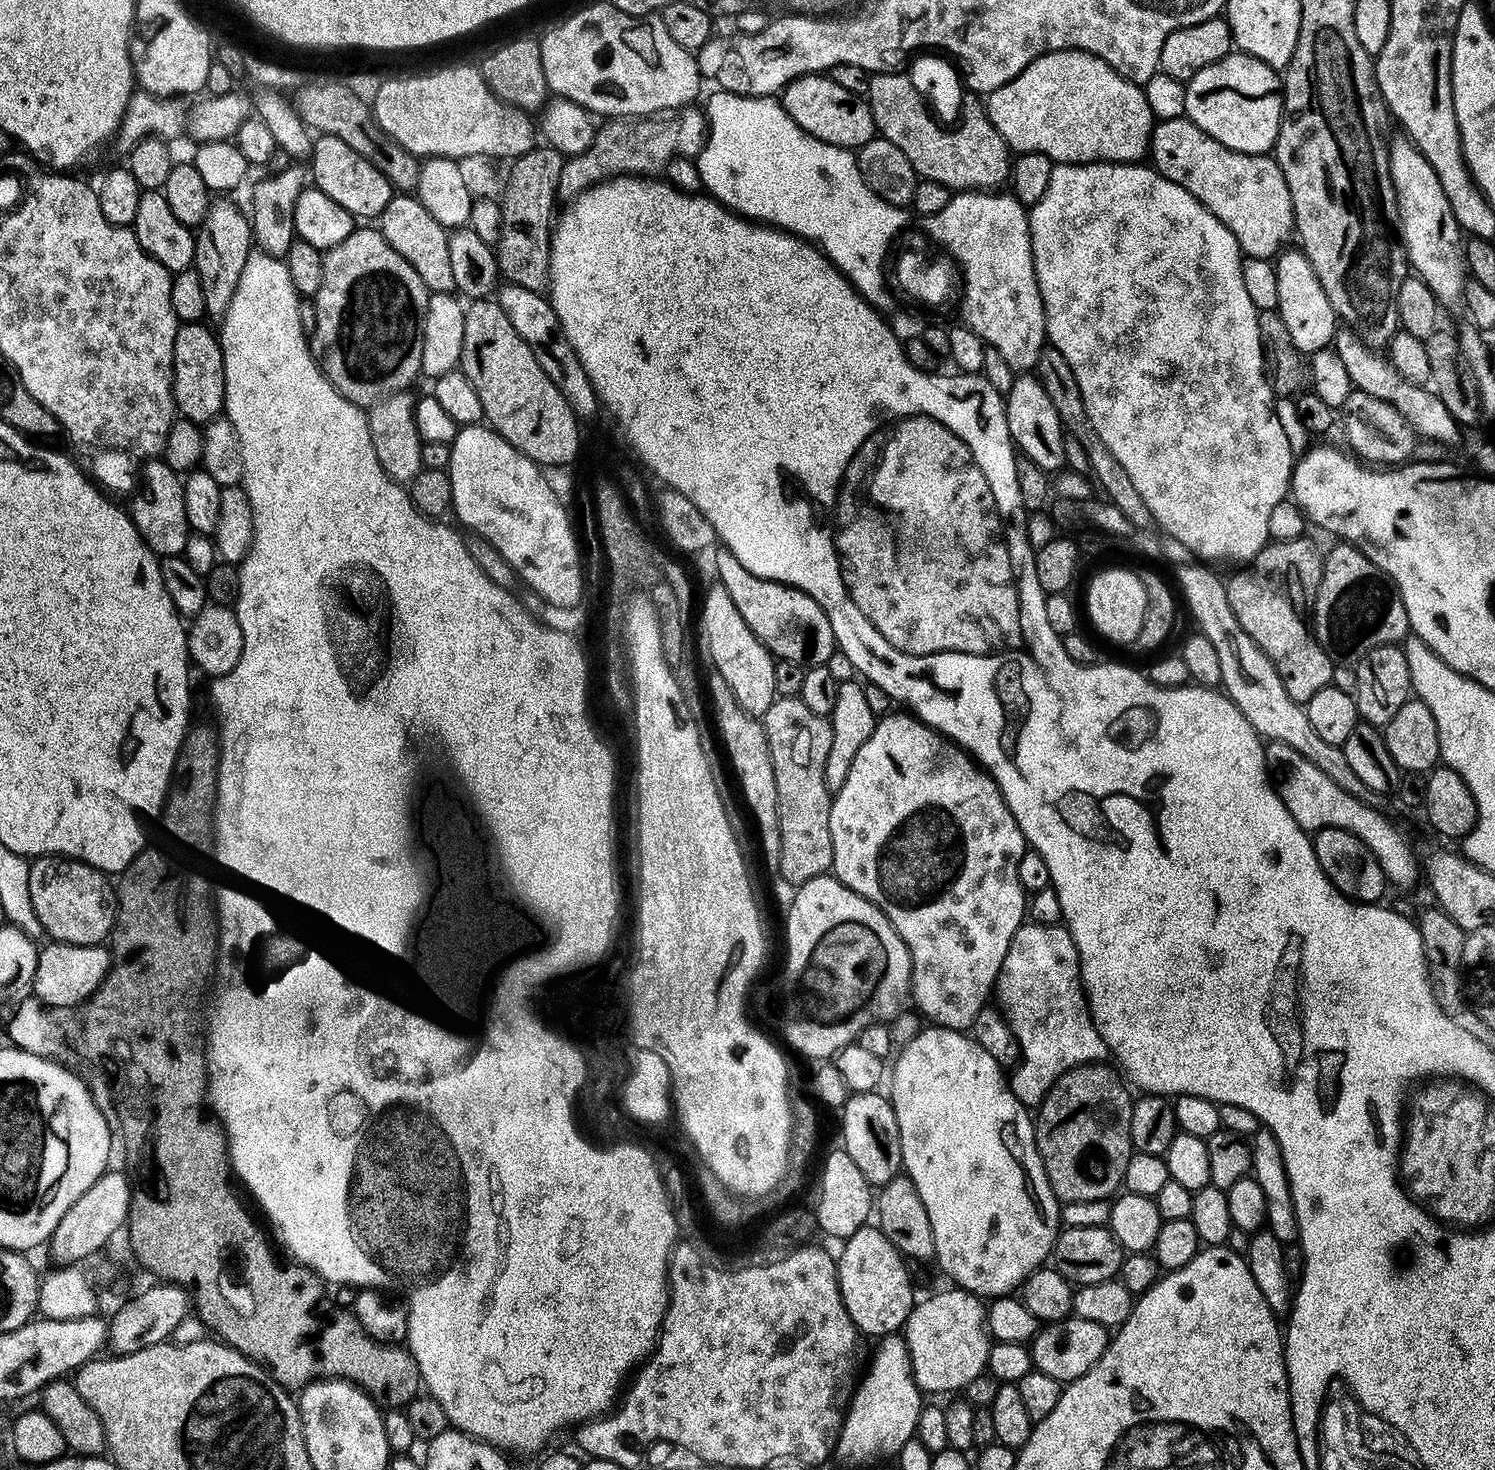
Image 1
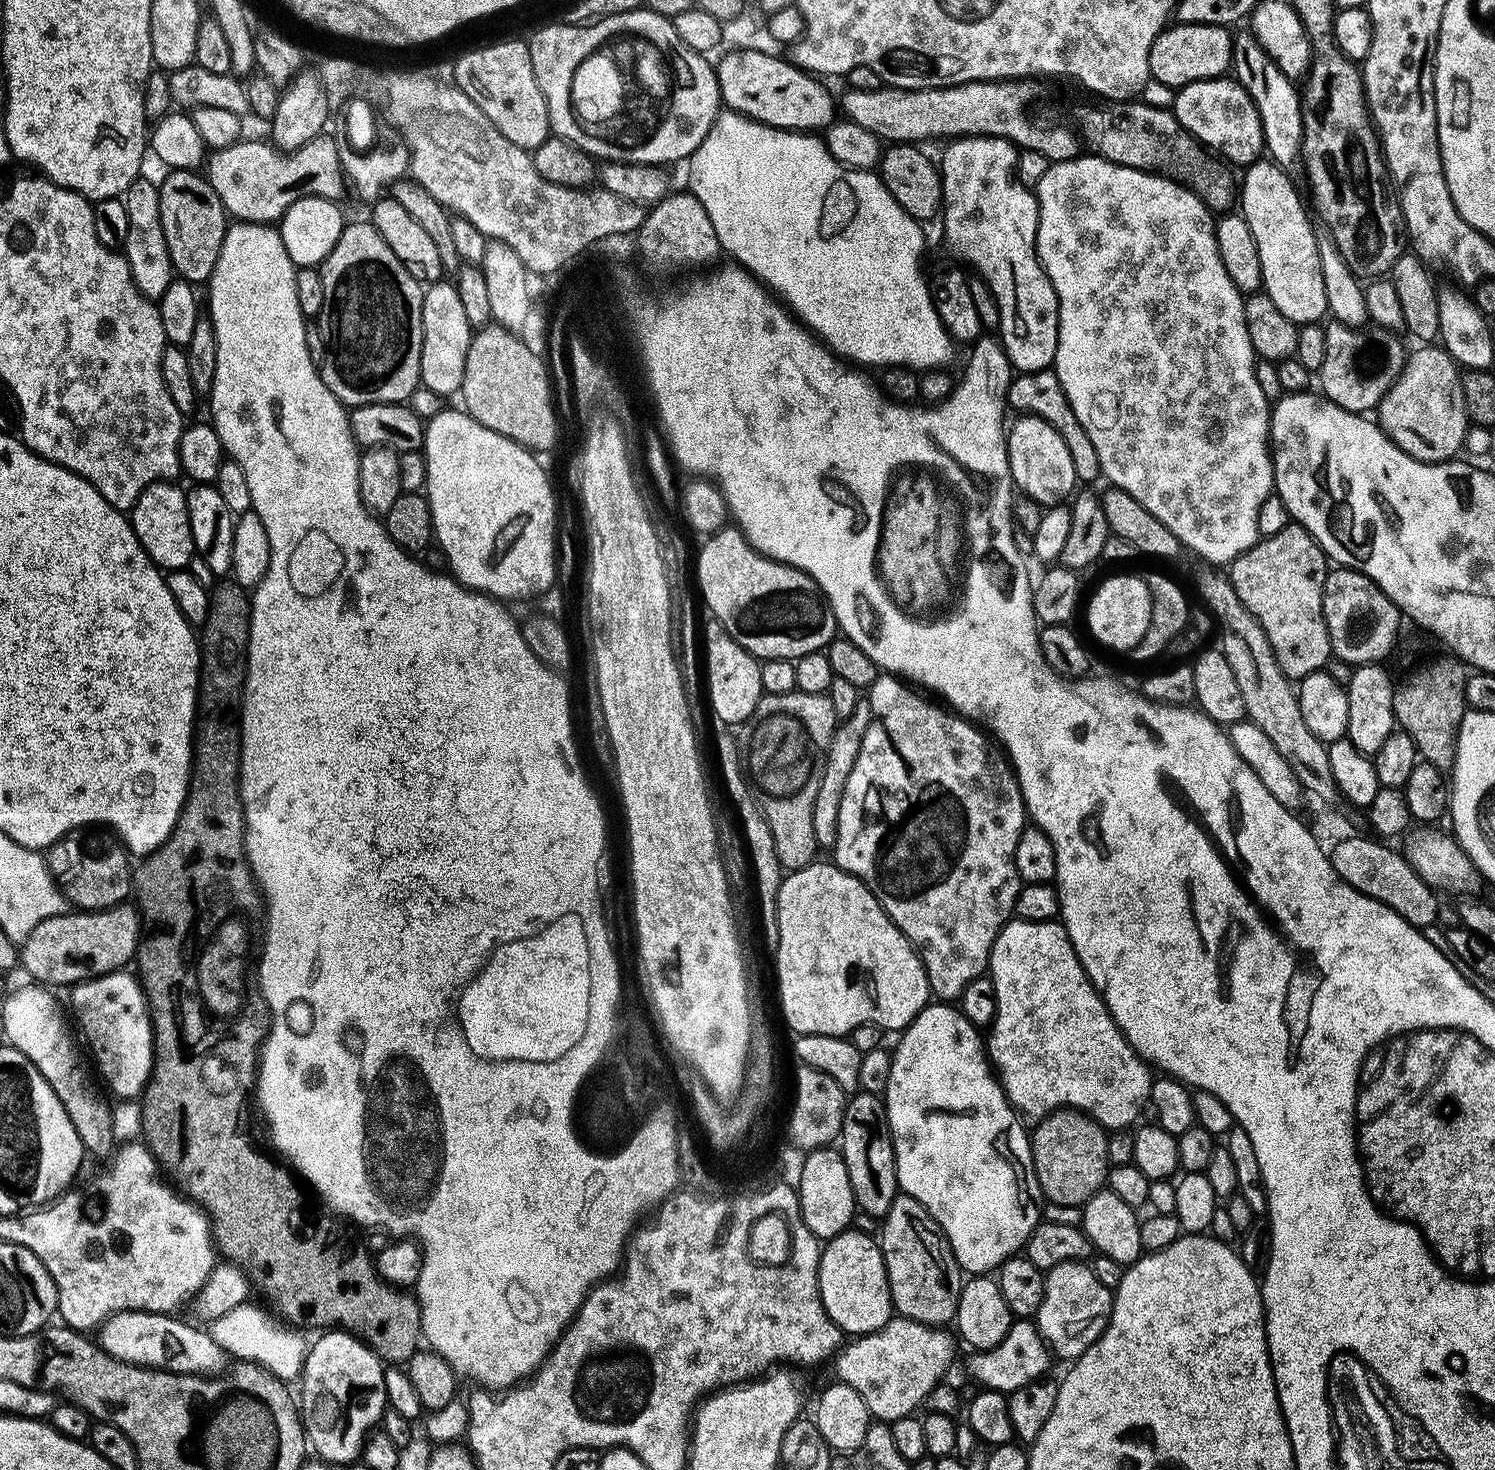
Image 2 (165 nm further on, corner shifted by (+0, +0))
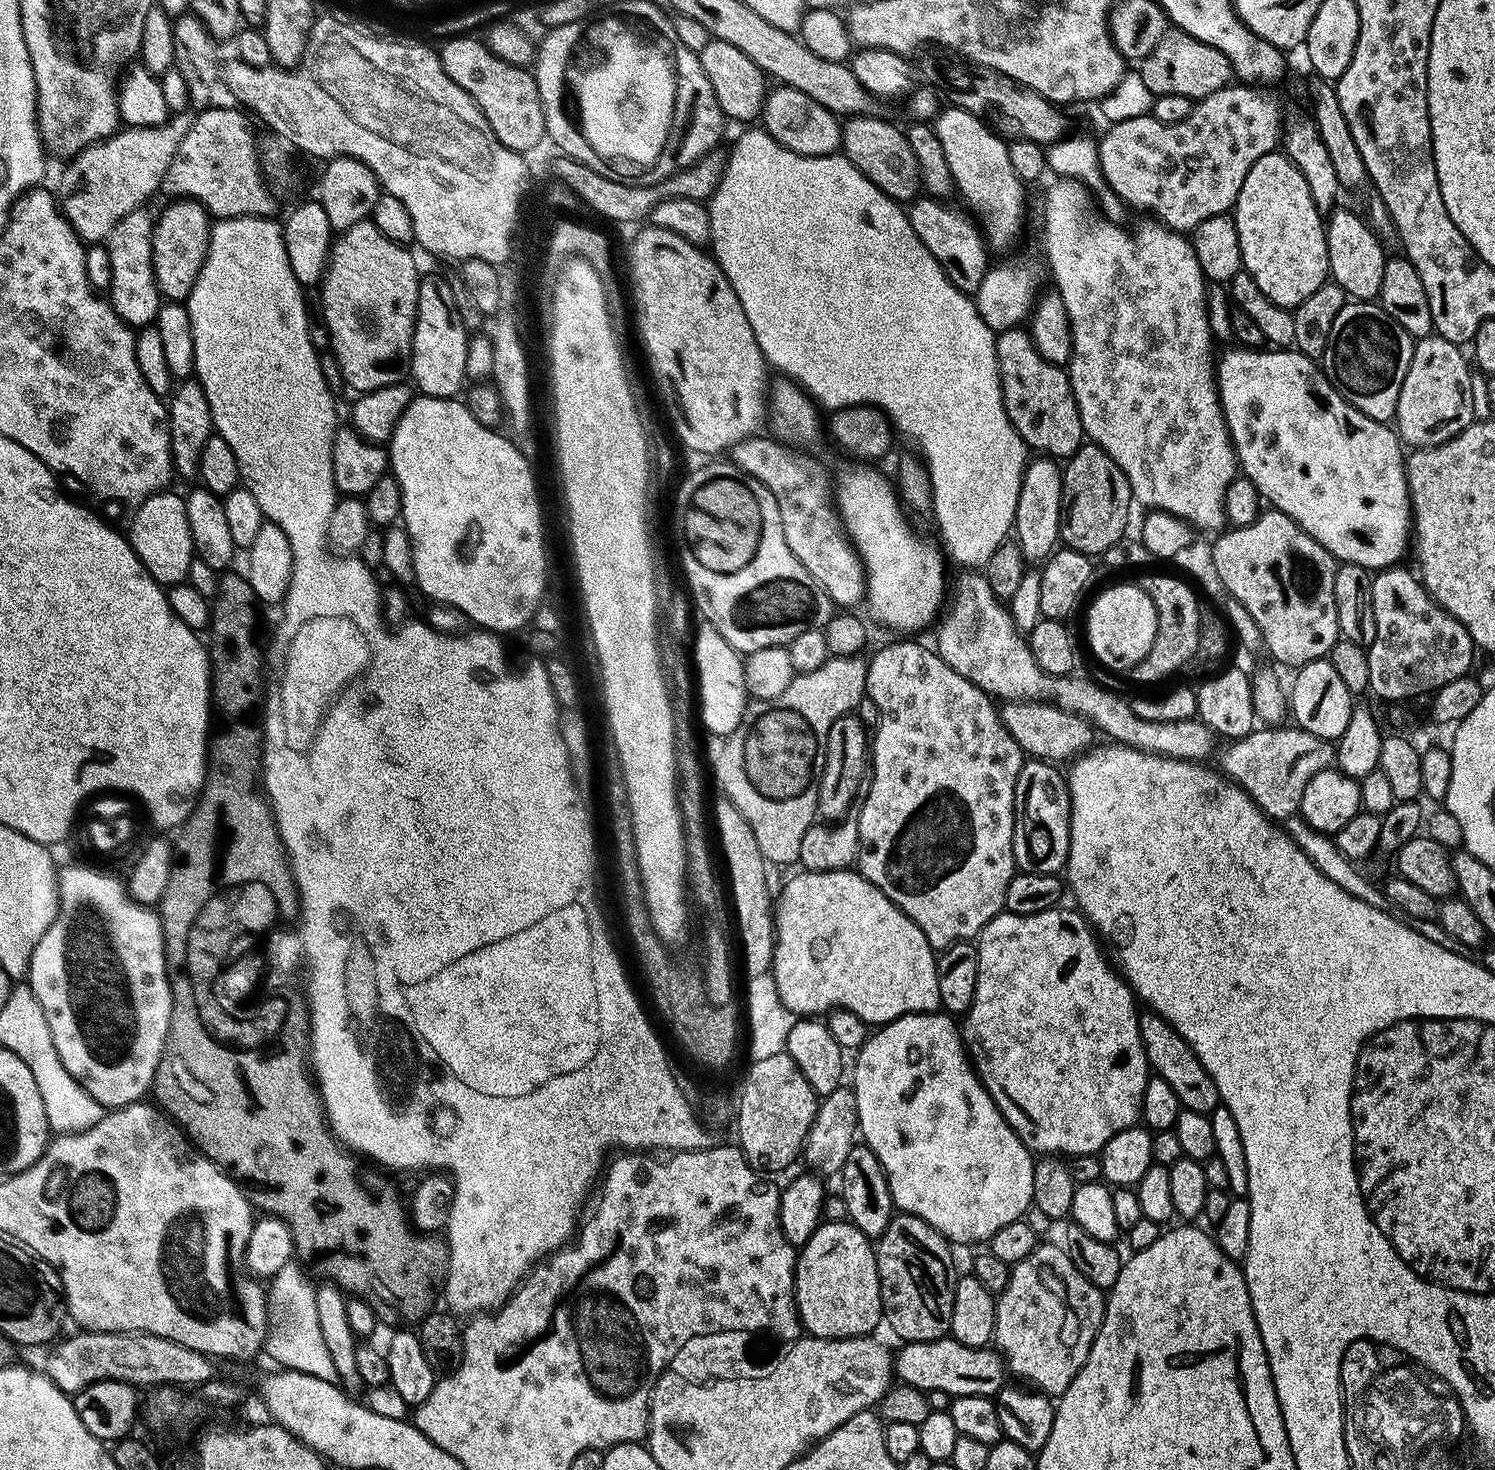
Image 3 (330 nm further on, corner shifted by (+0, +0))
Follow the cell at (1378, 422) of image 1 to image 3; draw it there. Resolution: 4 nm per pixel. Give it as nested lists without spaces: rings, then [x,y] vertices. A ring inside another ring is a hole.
[[[1435,334],[1415,341],[1394,417],[1395,431],[1405,445],[1412,444],[1415,449],[1433,448],[1436,444],[1453,440],[1473,423],[1478,408],[1474,396],[1464,389],[1464,384],[1472,380],[1473,369],[1469,357],[1460,352],[1463,352],[1461,345]]]

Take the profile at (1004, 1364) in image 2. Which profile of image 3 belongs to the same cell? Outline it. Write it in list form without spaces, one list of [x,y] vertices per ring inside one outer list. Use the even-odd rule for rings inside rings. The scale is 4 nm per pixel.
[[[953,1338],[942,1340],[931,1340],[930,1342],[905,1343],[904,1348],[894,1356],[894,1372],[903,1383],[912,1387],[921,1388],[925,1393],[932,1390],[942,1390],[950,1397],[965,1396],[966,1394],[978,1394],[979,1396],[995,1397],[1001,1388],[1005,1387],[1006,1365],[999,1351],[985,1346],[980,1348],[971,1348],[963,1345],[962,1342]]]

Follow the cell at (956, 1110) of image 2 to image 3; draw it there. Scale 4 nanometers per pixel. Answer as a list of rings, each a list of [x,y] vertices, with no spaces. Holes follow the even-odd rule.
[[[943,1011],[912,1012],[909,1016],[899,1016],[888,1024],[879,1025],[869,1035],[868,1040],[855,1053],[856,1069],[850,1072],[850,1087],[856,1093],[857,1098],[857,1122],[859,1135],[868,1149],[876,1155],[878,1162],[888,1175],[888,1185],[892,1195],[892,1203],[901,1213],[909,1216],[917,1216],[925,1220],[930,1226],[934,1226],[943,1234],[944,1239],[956,1244],[976,1244],[986,1242],[1002,1226],[1021,1219],[1025,1215],[1029,1205],[1032,1204],[1032,1191],[1034,1190],[1034,1156],[1028,1153],[1026,1145],[1020,1141],[1020,1136],[1008,1125],[1006,1117],[1000,1113],[998,1105],[992,1101],[989,1089],[983,1080],[976,1075],[976,1069],[970,1063],[970,1057],[964,1047],[961,1029],[951,1015]]]

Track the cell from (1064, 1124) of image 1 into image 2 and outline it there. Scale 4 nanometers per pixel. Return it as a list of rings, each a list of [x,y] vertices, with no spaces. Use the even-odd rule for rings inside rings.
[[[1076,1108],[1050,1112],[1030,1132],[1032,1165],[1038,1178],[1040,1195],[1049,1204],[1080,1208],[1105,1187],[1110,1161],[1109,1133],[1092,1116]]]

